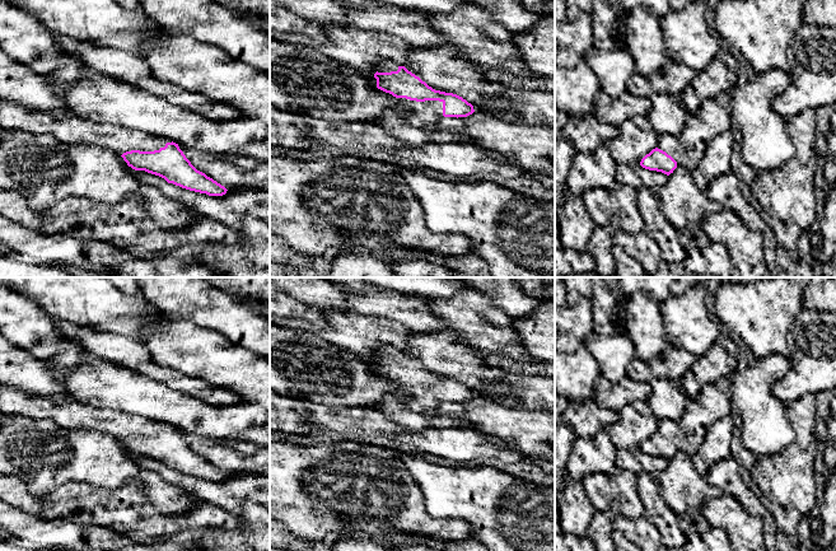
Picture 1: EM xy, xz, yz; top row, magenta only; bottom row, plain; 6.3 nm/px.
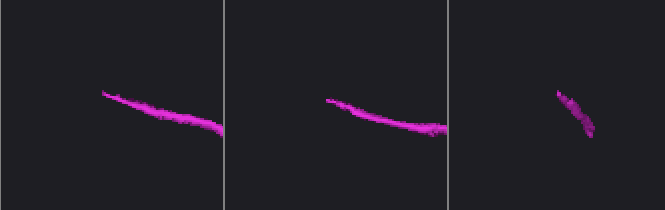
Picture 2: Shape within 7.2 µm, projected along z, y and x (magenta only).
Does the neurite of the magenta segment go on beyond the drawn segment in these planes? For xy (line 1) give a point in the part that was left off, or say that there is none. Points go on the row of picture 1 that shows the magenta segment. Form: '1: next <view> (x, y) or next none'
1: next xy (13, 115)

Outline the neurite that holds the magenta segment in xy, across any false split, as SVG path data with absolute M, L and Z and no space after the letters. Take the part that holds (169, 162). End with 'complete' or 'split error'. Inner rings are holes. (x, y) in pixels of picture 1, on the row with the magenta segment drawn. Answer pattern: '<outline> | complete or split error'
M0 101L0 129L31 134L52 134L59 141L101 146L121 155L135 171L164 178L182 188L223 196L226 188L197 171L178 144L146 132L117 125L98 123L76 115L57 116L52 111L37 109L19 102Z | split error

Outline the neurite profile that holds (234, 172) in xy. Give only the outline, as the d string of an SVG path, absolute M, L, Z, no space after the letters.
M178 146L197 171L226 190L270 188L270 162Z

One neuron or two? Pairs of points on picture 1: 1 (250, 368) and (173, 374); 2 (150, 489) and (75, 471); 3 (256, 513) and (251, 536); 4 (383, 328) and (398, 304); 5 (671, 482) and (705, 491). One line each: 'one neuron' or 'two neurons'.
1: two neurons
2: one neuron
3: one neuron
4: two neurons
5: one neuron

